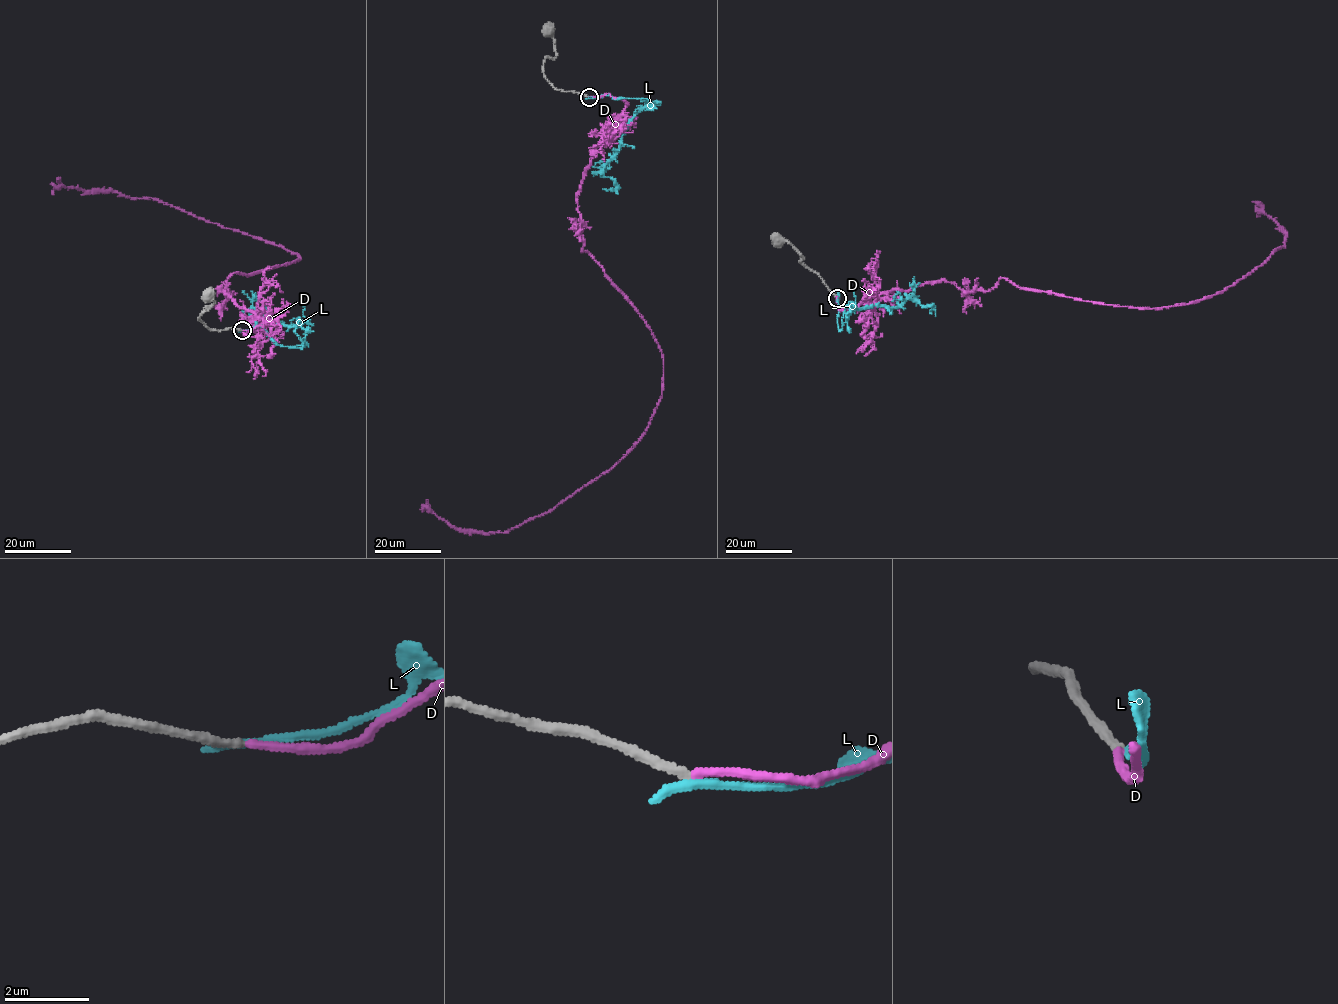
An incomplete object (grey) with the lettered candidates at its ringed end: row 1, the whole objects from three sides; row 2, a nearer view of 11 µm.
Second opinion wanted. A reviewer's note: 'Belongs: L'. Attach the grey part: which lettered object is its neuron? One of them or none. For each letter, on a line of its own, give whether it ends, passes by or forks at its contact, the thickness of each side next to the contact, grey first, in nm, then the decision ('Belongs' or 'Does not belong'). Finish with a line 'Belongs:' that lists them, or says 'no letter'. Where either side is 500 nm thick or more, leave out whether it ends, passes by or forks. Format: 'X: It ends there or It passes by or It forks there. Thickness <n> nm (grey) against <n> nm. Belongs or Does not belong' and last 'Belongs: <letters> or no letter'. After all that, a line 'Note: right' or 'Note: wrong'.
D: It ends there. Thickness 200 nm (grey) against 190 nm. Belongs
L: It ends there. Thickness 200 nm (grey) against 260 nm. Does not belong
Belongs: D
Note: wrong

